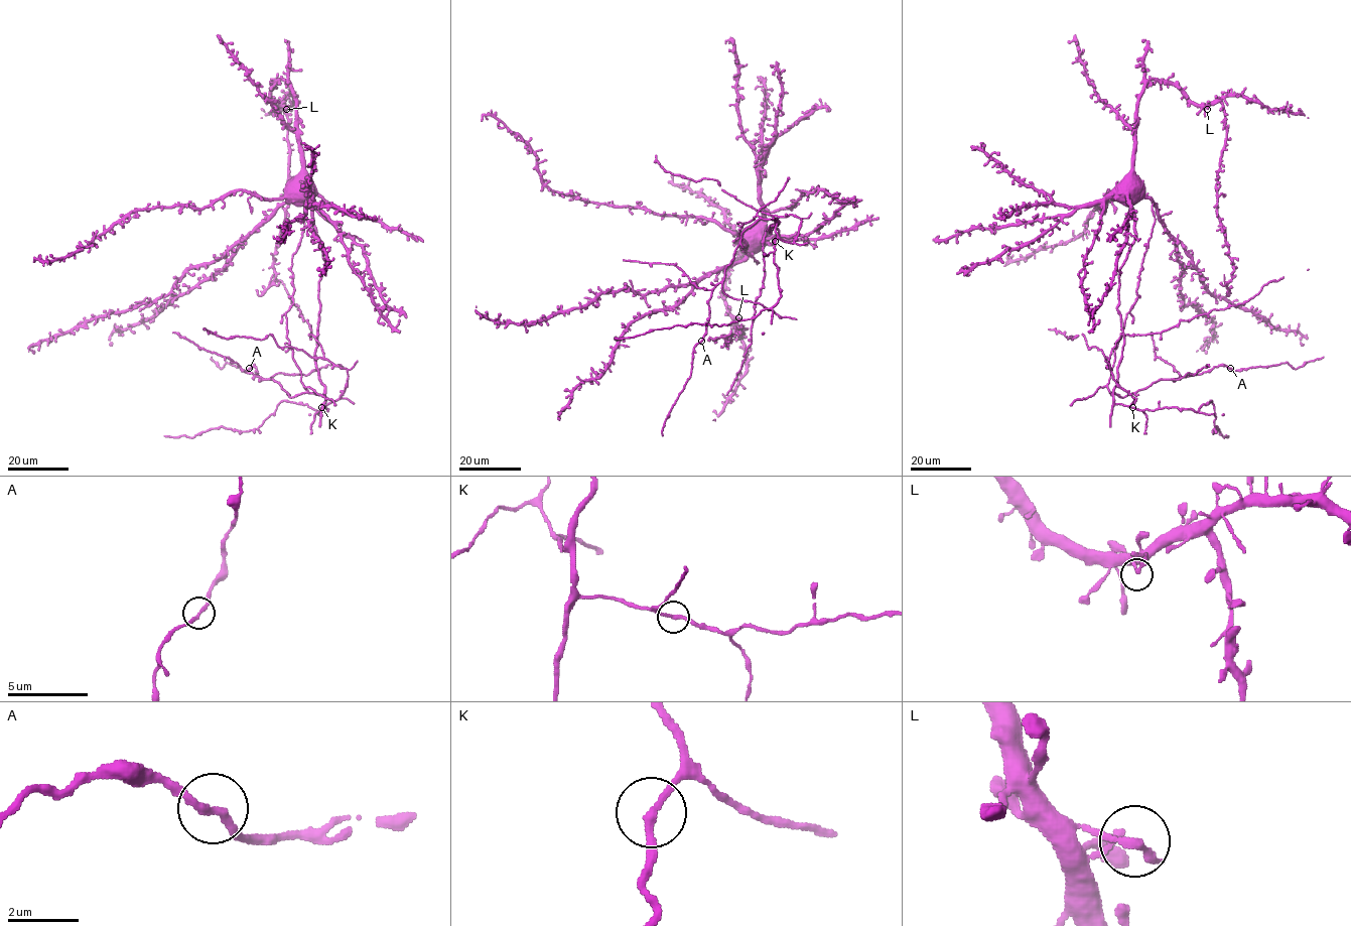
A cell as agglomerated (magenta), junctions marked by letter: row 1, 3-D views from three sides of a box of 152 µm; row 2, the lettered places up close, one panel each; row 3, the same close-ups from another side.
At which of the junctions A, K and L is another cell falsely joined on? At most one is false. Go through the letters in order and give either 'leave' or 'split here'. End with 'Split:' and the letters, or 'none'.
A: leave
K: leave
L: leave
Split: none

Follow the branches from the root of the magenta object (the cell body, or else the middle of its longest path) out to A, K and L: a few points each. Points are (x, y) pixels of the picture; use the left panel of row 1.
A: (303, 188), (325, 261), (315, 351), (324, 392), (290, 397), (249, 368)
K: (303, 188), (325, 261), (318, 283), (315, 351), (318, 379), (324, 386), (321, 408)
L: (303, 188), (295, 98), (291, 87), (280, 79), (273, 85), (271, 100), (286, 109)

